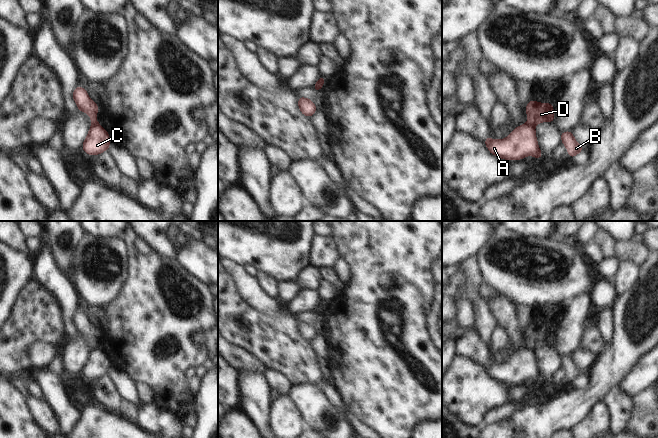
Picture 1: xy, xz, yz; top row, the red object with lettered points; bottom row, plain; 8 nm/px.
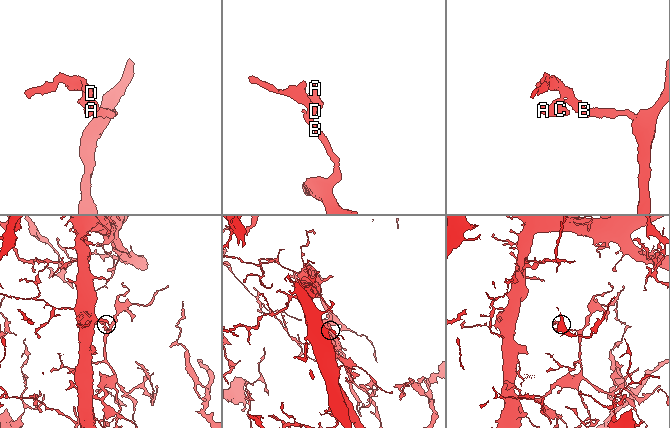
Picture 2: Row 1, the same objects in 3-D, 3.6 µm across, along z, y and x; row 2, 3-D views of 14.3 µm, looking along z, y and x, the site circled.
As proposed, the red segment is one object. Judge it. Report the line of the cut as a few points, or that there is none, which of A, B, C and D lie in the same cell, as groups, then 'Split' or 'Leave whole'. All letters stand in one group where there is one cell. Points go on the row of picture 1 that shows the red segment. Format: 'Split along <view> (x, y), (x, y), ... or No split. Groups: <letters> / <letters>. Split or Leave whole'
Split along yz (527, 123), (533, 126). Groups: A C / B D. Split.

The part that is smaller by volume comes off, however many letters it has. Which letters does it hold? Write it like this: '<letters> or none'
A, C

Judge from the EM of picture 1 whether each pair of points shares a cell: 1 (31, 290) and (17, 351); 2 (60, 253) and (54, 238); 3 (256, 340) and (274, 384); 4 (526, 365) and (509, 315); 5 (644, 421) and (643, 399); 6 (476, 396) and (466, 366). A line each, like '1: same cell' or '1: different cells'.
1: same cell
2: same cell
3: different cells
4: different cells
5: same cell
6: same cell

